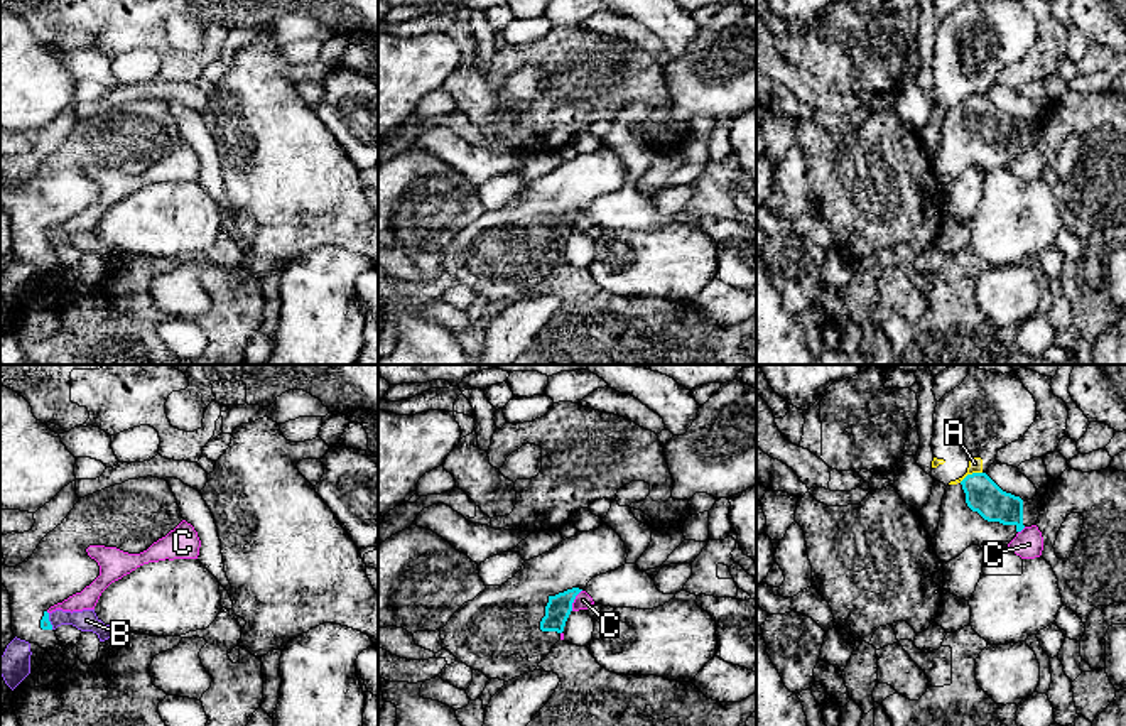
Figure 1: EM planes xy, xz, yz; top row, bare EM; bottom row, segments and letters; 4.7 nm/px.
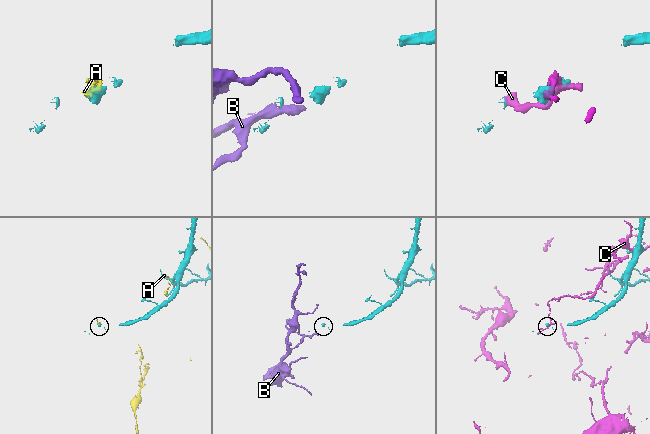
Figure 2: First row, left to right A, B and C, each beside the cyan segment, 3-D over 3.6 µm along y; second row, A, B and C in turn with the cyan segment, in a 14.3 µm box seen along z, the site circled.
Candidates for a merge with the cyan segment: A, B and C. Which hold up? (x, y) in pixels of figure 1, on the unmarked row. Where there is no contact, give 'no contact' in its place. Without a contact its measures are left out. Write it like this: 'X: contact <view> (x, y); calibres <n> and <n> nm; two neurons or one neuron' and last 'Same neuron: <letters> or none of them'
A: contact yz (969, 97); calibres 170 and 60 nm; two neurons
B: contact xy (49, 243); calibres 50 and 110 nm; two neurons
C: contact xz (574, 220); calibres 120 and 80 nm; two neurons
Same neuron: none of them

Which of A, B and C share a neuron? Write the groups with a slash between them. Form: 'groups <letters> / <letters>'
groups A / B / C

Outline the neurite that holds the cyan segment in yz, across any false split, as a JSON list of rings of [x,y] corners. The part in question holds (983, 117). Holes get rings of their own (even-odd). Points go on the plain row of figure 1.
[[[972,95],[961,105],[949,106],[942,120],[939,152],[932,160],[934,174],[942,184],[949,184],[971,167],[979,167],[983,172],[1008,167],[1025,149],[1037,147],[1047,110],[1048,105],[1038,110],[1031,122],[1023,123],[1003,113],[986,95]]]

